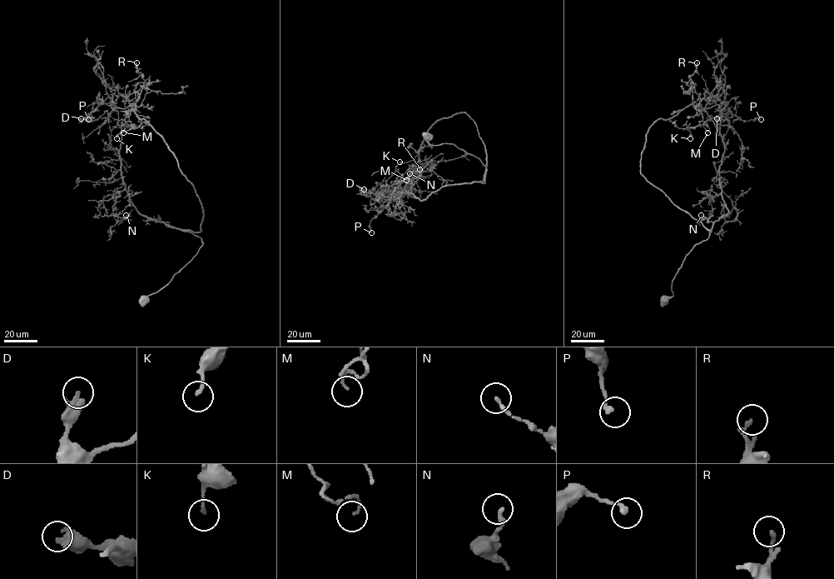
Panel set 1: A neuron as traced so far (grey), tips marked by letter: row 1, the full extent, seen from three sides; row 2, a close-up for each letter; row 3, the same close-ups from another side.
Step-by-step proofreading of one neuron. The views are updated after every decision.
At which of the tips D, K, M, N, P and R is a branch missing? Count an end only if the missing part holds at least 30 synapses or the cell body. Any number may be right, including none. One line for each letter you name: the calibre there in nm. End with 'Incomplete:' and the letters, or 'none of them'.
Incomplete: none of them

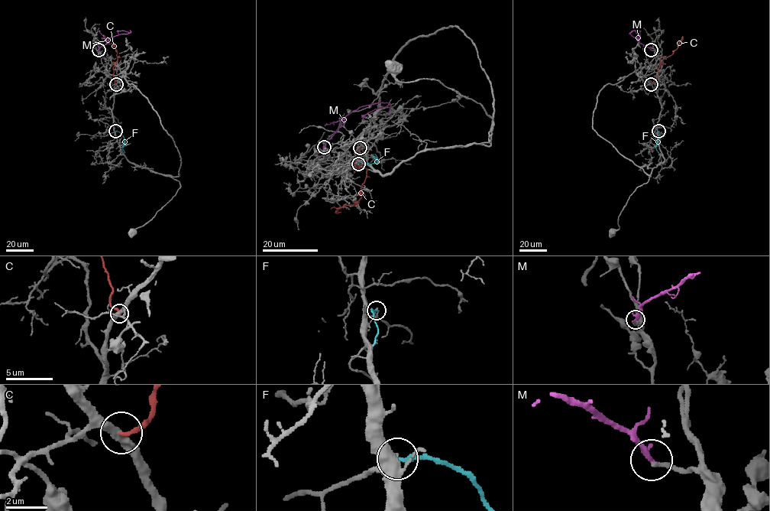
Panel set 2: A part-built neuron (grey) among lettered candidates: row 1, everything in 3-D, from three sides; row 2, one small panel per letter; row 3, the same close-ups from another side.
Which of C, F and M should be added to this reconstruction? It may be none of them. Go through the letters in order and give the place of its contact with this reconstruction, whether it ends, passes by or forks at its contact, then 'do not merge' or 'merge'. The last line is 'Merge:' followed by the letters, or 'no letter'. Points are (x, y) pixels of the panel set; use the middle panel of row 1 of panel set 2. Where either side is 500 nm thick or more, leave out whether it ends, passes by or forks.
C: contact (360, 148); it ends; do not merge
F: contact (358, 164); it ends; do not merge
M: contact (324, 147); it ends; do not merge
Merge: no letter

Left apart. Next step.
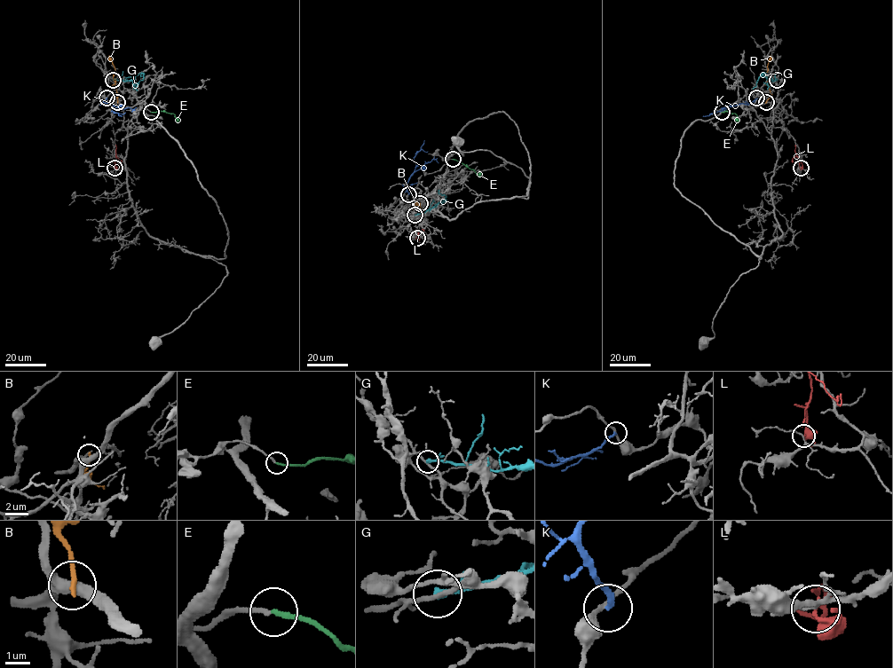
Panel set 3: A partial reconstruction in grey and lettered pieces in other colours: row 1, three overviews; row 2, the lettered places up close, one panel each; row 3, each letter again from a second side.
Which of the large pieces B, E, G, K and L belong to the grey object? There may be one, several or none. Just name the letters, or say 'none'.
E

